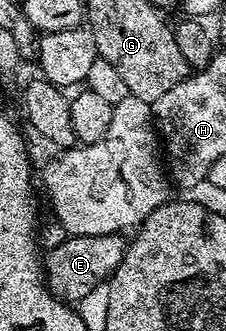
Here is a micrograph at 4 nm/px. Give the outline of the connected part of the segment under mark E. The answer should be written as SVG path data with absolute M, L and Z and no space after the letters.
M123 233L102 235L78 235L65 237L52 251L42 258L42 278L48 291L56 298L69 304L79 303L81 298L90 296L94 288L105 285L118 264L124 258L126 238Z

